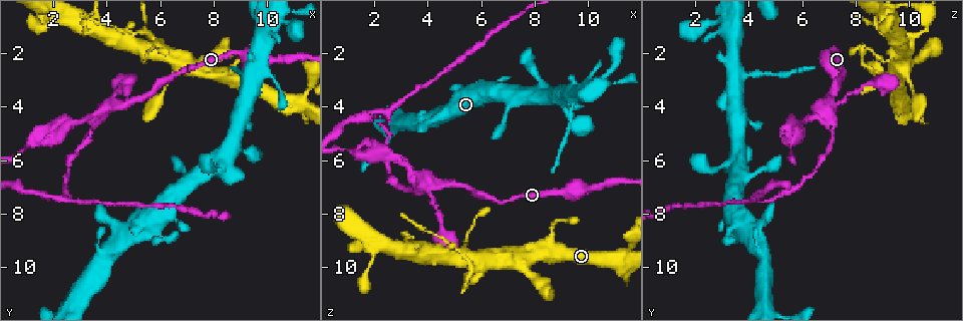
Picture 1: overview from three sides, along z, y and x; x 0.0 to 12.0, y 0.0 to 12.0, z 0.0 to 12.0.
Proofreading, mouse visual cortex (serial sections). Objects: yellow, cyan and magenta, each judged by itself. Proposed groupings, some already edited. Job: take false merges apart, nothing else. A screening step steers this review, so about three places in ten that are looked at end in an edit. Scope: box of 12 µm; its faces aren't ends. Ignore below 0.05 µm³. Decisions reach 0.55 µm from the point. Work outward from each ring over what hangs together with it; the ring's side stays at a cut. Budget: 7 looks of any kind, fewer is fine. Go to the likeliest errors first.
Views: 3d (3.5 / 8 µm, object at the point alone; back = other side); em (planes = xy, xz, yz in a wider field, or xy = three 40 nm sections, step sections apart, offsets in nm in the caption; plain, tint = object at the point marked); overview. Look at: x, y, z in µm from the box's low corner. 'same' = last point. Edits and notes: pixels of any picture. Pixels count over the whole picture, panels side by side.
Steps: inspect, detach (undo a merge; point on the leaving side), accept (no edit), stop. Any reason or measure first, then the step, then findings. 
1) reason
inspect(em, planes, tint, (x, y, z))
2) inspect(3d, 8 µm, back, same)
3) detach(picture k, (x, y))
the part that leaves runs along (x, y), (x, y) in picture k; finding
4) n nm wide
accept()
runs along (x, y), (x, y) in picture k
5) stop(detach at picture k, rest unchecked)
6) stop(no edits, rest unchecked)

small branch off a trunk
inspect(em, planes, tint, (4.7, 1.3, 9.5))

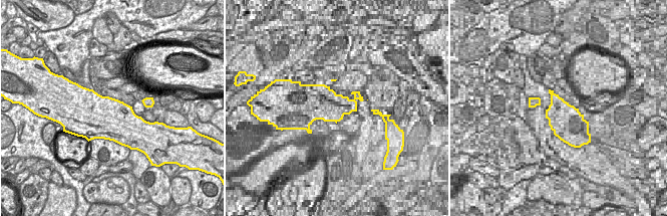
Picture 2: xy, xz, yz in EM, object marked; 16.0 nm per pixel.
wider look
inspect(3d, 3.5 µm, same)

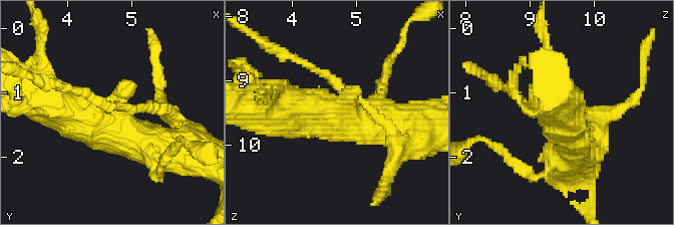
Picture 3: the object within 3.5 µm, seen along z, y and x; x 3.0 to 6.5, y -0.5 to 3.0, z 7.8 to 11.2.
detach(picture 3, (309, 65))
the part that leaves runs along (341, 86), (261, 40) in picture 3; a second cell is stuck on

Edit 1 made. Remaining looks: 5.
looks like a crossing
inspect(3d, 3.5 µm, (4.2, 4.0, 6.9))

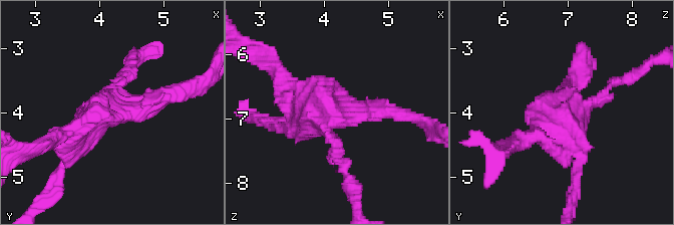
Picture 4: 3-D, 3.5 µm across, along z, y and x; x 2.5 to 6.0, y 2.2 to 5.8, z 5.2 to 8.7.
inspect(em, xy, step 1, tint, (4.10, 3.95, 6.95))

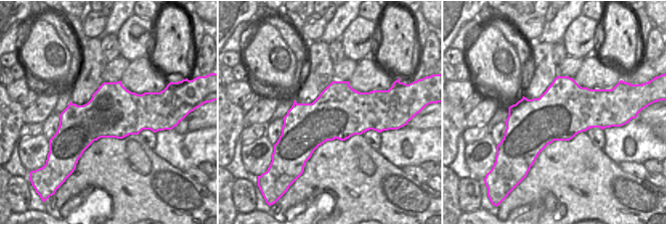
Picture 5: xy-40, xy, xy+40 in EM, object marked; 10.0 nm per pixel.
detach(picture 4, (56, 190))
two cells meet here

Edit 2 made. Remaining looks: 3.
stop(detach at picture 3, detach at picture 4, rest unchecked)

